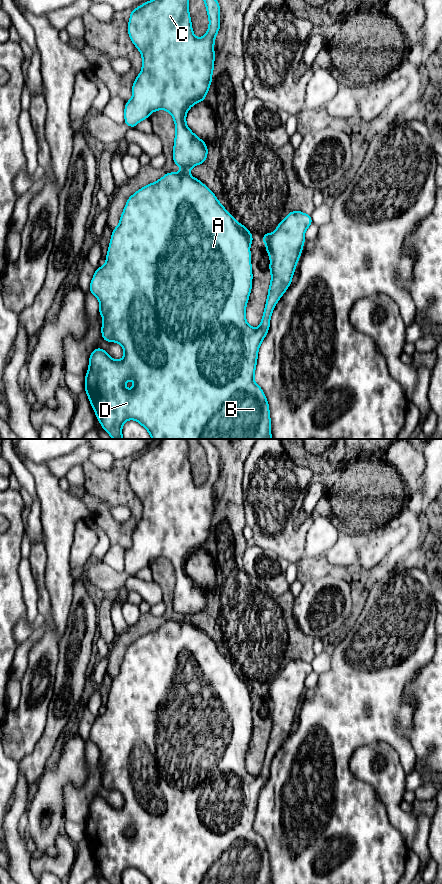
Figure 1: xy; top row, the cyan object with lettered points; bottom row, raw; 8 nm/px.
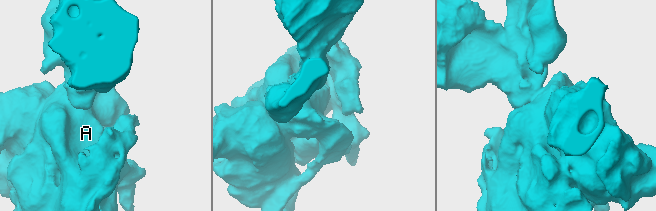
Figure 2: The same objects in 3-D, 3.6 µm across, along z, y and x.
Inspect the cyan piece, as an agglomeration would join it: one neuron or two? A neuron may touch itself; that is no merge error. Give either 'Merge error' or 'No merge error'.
No merge error

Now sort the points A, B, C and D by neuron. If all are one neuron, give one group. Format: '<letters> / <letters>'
A B C D

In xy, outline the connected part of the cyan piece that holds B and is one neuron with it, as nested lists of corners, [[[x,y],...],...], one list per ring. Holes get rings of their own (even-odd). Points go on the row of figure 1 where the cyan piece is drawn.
[[[151,0],[141,6],[133,9],[128,23],[128,34],[142,55],[142,70],[134,81],[132,86],[133,96],[126,102],[124,124],[134,128],[140,121],[149,118],[149,115],[158,110],[168,111],[176,126],[176,133],[173,148],[173,161],[182,168],[178,173],[170,172],[165,174],[158,181],[148,184],[139,189],[127,200],[122,212],[118,226],[112,230],[106,263],[103,267],[98,267],[91,280],[89,292],[94,294],[99,303],[99,314],[103,317],[101,333],[104,341],[117,342],[124,350],[124,357],[121,360],[112,359],[102,348],[96,348],[89,357],[89,367],[85,375],[85,392],[88,395],[96,418],[99,420],[103,430],[105,430],[113,439],[123,439],[122,426],[127,420],[135,420],[140,423],[149,433],[152,439],[272,439],[271,420],[267,398],[255,381],[254,373],[258,358],[259,347],[268,333],[270,327],[270,318],[276,303],[291,285],[292,277],[297,266],[298,259],[301,257],[303,245],[305,243],[304,234],[307,228],[312,224],[310,215],[301,211],[291,211],[277,226],[271,234],[265,233],[262,241],[266,245],[266,251],[270,257],[269,270],[271,272],[271,283],[268,289],[263,317],[258,328],[251,327],[246,322],[245,310],[252,289],[252,266],[250,245],[253,241],[251,232],[242,224],[238,223],[230,215],[225,207],[218,201],[214,193],[205,186],[200,180],[189,174],[189,171],[196,165],[205,162],[208,154],[206,143],[196,136],[186,125],[187,111],[196,103],[205,100],[206,94],[212,82],[212,73],[214,69],[214,42],[220,29],[220,6],[217,0],[204,0],[206,11],[209,18],[209,27],[207,33],[196,38],[191,24],[189,14],[189,0]],[[132,379],[133,388],[128,390],[125,383]]]

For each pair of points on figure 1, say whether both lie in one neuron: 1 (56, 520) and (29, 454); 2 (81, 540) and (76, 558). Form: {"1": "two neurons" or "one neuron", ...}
{"1": "two neurons", "2": "one neuron"}

